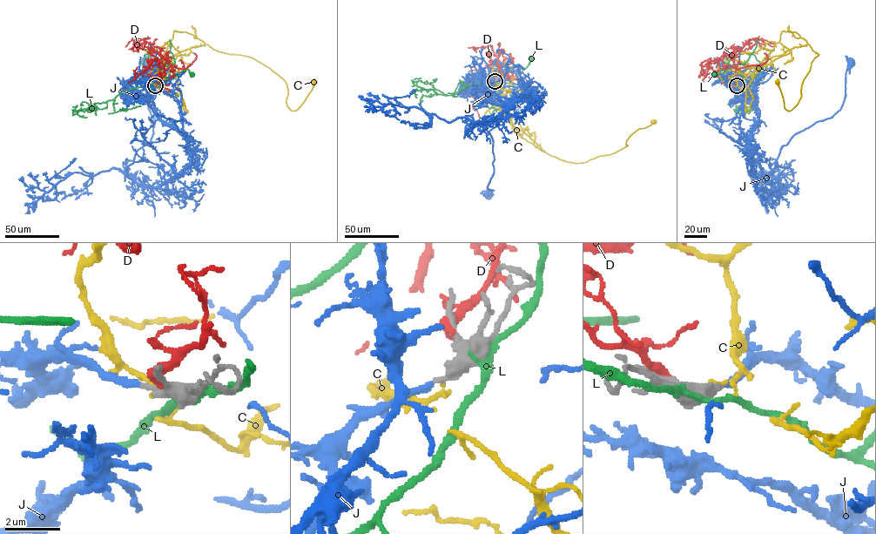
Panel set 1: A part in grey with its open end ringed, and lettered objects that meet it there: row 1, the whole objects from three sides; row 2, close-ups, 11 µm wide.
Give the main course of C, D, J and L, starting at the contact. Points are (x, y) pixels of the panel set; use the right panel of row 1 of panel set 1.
C: (737, 86), (753, 66), (765, 65), (794, 47), (809, 44), (818, 54), (791, 110), (785, 107), (778, 81)
D: (734, 85), (719, 73), (724, 66), (734, 65), (731, 54), (751, 39), (774, 43)
J: (737, 86), (753, 96), (758, 118), (750, 164), (778, 187), (771, 166), (781, 148), (839, 110), (850, 62)
L: (736, 87), (722, 79), (725, 70), (721, 69), (714, 74)

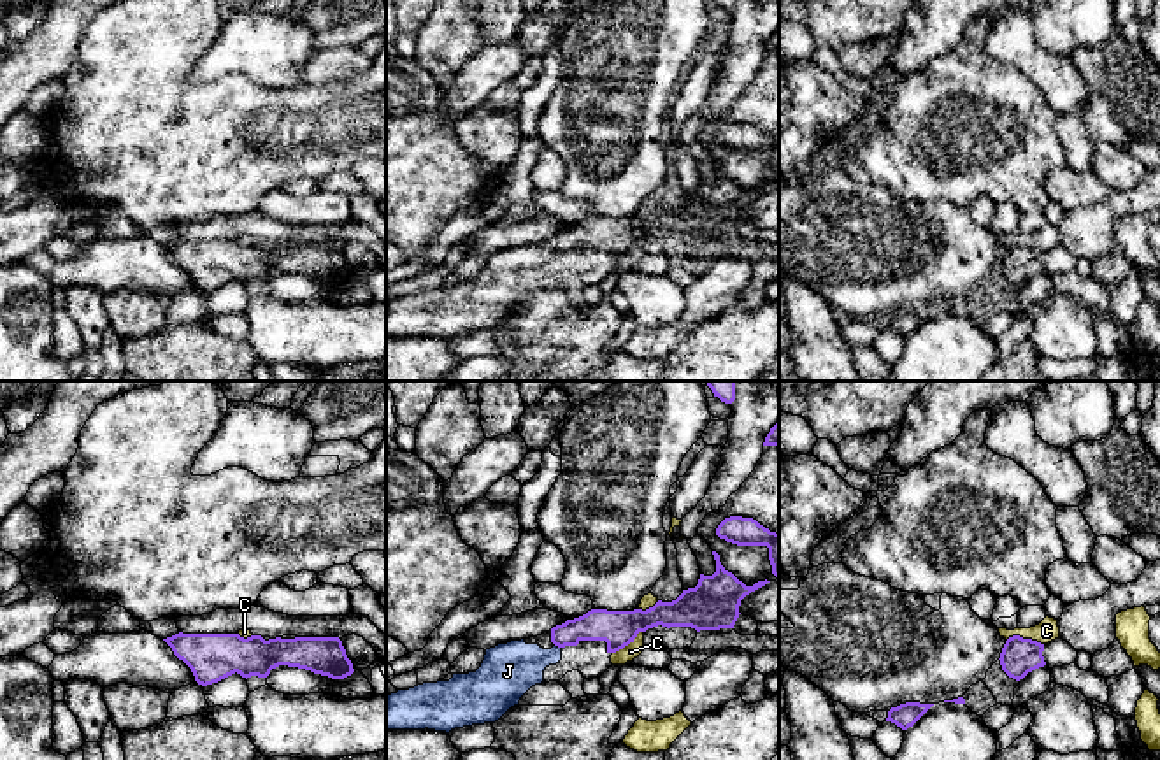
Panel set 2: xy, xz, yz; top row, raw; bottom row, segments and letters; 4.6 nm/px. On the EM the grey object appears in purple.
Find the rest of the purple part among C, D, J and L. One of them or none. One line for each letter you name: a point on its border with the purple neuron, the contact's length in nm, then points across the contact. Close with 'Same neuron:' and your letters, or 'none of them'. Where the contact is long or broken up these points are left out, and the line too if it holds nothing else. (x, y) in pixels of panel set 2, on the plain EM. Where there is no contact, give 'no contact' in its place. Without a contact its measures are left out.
J: contact xz (558, 253); length 40 nm; way xz (606, 232), (576, 236), (558, 253), (548, 264), (511, 276)
Same neuron: J

